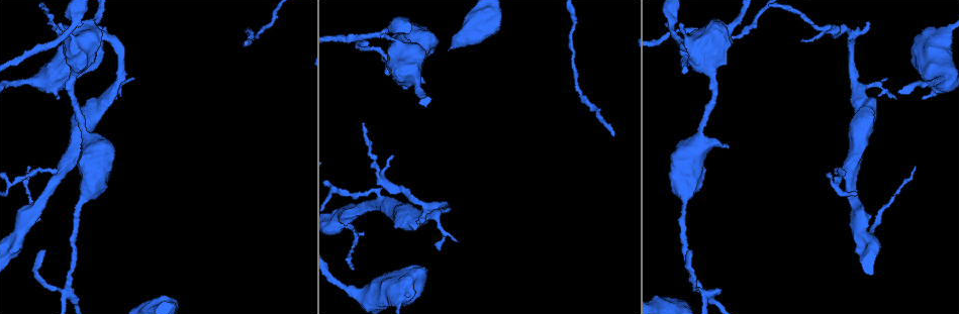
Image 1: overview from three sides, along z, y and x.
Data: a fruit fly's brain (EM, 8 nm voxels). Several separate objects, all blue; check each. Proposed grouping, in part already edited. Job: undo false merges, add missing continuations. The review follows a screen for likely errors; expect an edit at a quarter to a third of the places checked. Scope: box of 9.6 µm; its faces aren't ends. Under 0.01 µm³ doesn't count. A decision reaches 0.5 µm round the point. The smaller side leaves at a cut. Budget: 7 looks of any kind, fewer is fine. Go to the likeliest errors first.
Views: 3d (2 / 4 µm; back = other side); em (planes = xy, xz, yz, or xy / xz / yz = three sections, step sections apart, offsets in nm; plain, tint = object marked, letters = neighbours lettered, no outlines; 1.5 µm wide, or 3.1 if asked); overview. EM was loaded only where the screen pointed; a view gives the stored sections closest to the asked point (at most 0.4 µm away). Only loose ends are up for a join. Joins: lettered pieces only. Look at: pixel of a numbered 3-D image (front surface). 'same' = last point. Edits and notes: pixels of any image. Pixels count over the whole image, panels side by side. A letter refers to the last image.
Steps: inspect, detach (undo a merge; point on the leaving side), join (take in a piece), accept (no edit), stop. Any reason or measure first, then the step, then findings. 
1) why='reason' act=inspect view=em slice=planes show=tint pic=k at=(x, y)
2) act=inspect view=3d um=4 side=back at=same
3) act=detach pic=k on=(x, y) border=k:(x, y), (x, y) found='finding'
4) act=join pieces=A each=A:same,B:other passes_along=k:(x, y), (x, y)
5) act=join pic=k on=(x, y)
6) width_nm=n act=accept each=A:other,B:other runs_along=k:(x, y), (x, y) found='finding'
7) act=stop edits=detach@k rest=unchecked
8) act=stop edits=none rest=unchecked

why='branch stops here' act=inspect view=em slice=yz step=8 show=letters pic=1 at=(869, 23)

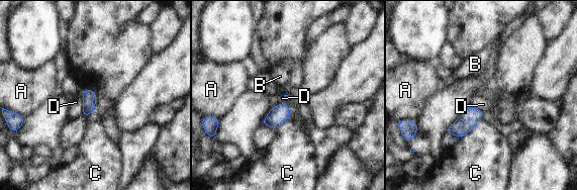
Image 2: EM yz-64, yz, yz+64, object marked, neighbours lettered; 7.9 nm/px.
act=inspect view=em slice=planes show=letters at=same

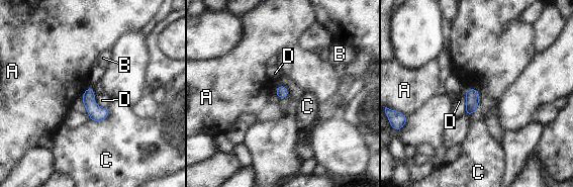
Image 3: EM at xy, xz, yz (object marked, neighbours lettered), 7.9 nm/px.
act=accept each=A:other,B:other,C:other,D:other border=3:(95, 94), (95, 102), (106, 107) found='none of them fits'

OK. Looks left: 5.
why='tapers out' act=inspect view=3d um=2 pic=1 at=(886, 78)

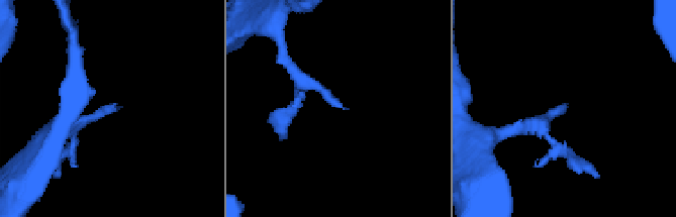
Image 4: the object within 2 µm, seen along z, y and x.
act=inspect view=em slice=xz step=4 show=tint pic=4 at=(115, 103)

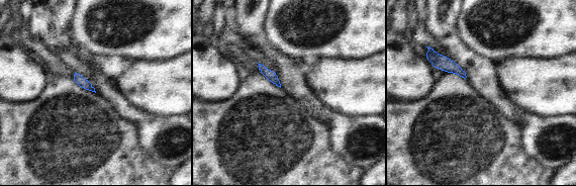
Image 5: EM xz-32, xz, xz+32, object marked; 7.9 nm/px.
why='cut it another way' act=inspect view=em slice=planes show=letters at=same

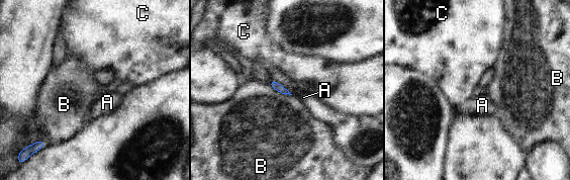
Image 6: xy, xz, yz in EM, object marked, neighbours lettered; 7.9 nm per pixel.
longest_contact=B:220nm act=accept each=A:other,B:other,C:other border=6:(268, 84), (277, 91), (291, 95) found='none of them fits'

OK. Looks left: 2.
act=stop edits=none rest=unchecked

